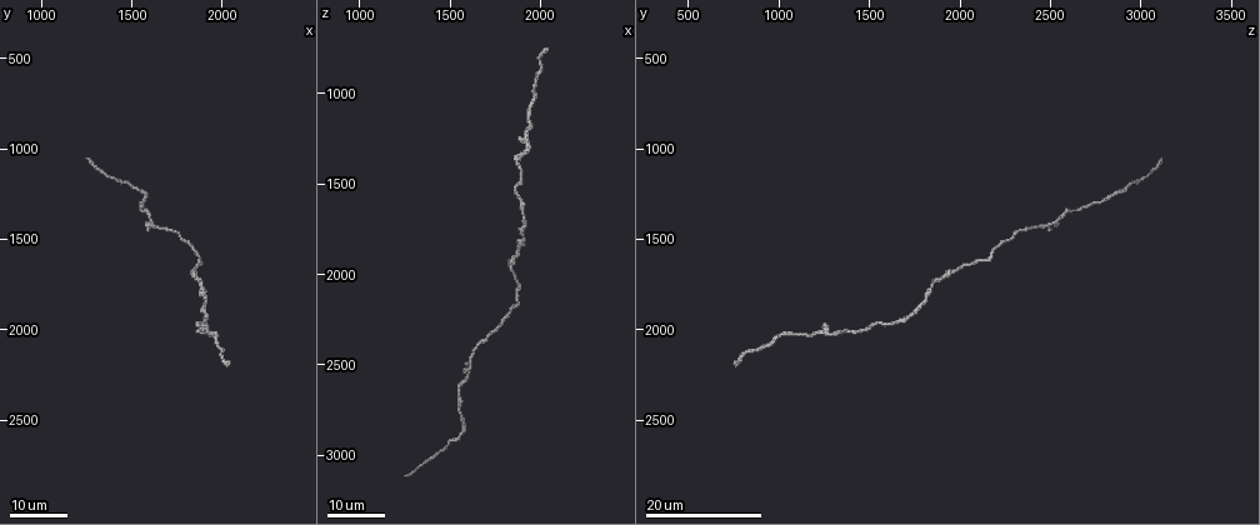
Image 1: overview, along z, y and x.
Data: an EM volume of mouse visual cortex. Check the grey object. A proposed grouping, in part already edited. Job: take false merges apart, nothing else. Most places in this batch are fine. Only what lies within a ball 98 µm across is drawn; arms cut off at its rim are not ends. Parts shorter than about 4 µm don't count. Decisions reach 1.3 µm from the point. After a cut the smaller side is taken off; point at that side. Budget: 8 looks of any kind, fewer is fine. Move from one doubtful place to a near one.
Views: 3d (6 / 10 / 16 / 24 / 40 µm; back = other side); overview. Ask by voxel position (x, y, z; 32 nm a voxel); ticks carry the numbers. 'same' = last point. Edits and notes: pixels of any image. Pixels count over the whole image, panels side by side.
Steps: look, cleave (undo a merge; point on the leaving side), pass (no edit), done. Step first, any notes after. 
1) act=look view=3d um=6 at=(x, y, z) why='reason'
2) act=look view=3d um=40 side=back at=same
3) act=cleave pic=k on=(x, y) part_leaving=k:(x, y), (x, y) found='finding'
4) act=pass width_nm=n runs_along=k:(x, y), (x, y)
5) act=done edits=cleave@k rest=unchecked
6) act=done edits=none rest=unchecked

act=look view=3d um=16 at=(1320, 1120, 3080) why='calibre changes'

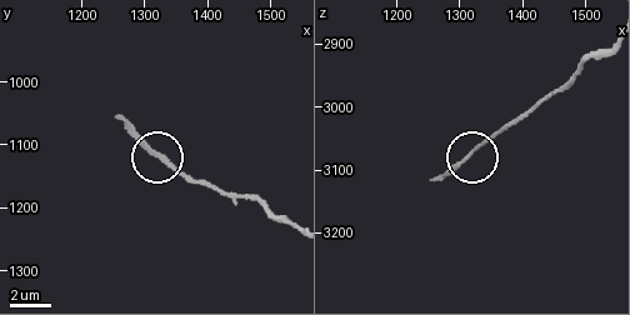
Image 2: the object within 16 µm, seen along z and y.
act=look view=3d um=10 at=(1320, 1115, 3065)

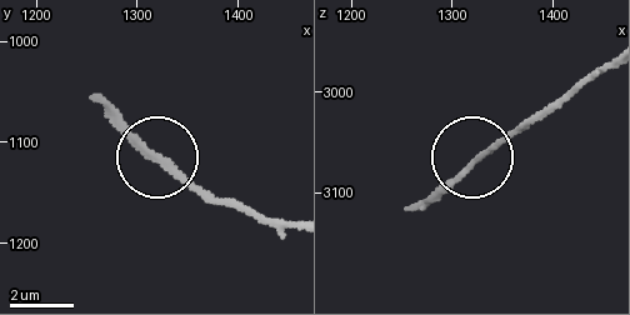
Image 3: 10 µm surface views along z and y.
act=look view=3d um=6 at=(1324, 1118, 3066)

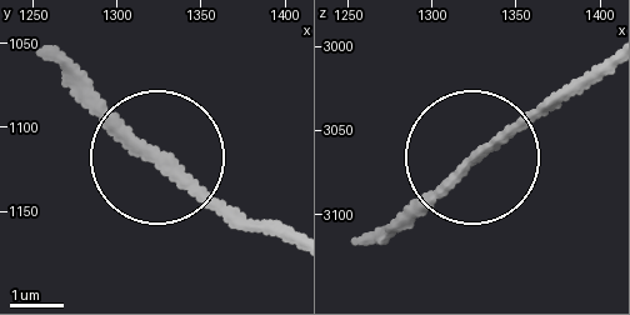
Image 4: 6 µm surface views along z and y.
act=pass runs_along=4:(288, 243), (168, 170), (78, 81) found='one cell here'

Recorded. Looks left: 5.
act=look view=3d um=16 at=(1560, 1320, 2720) why='sudden change in width'

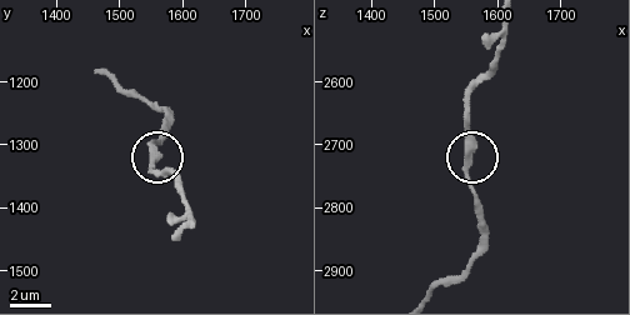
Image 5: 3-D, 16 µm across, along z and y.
act=look view=3d um=10 at=(1550, 1310, 2730) why='closer look'

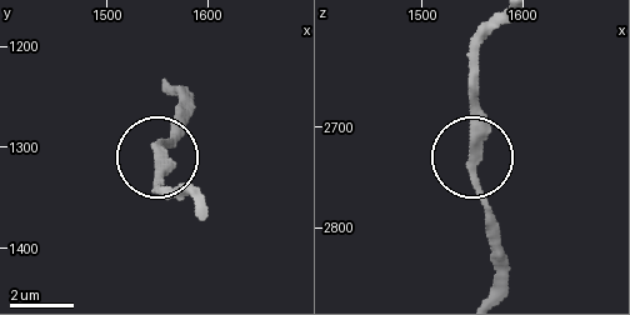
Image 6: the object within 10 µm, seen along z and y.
act=pass found='continuous, no second cell'

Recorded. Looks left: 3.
act=look view=3d um=24 at=(1500, 1200, 2940) why='calibre changes'

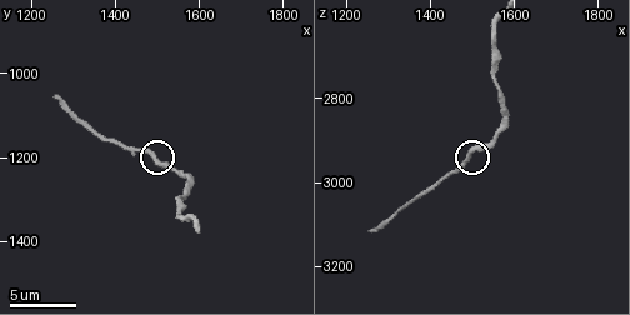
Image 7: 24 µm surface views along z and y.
act=look view=3d um=10 at=(1490, 1200, 2930)

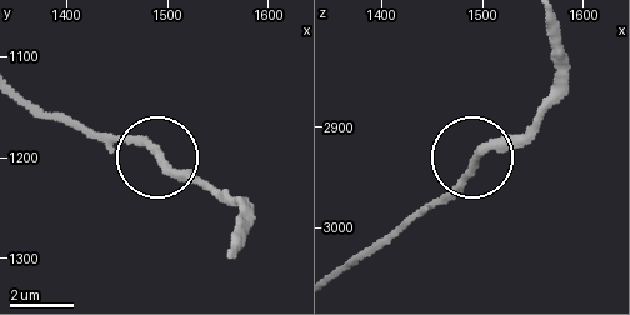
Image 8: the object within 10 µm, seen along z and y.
act=pass found='all the same cell'

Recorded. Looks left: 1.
act=done edits=none rest=unchecked

